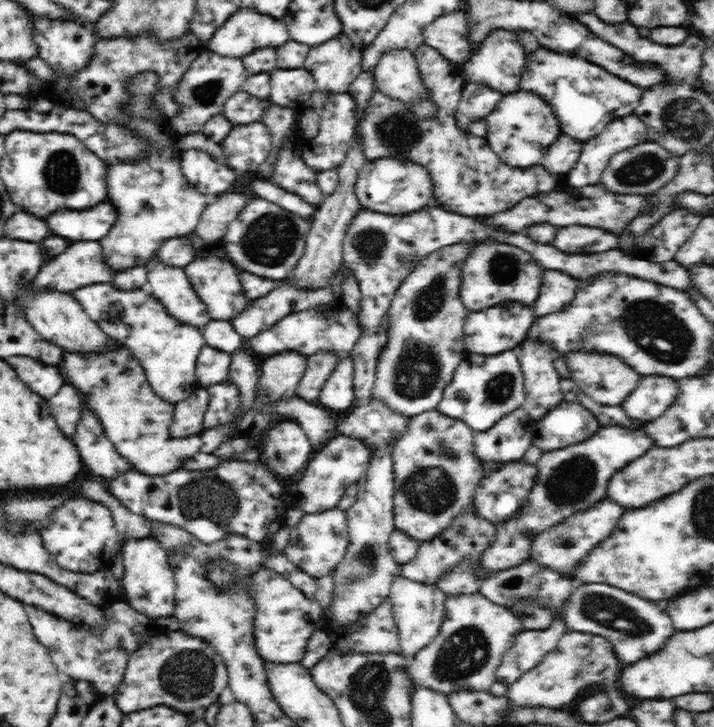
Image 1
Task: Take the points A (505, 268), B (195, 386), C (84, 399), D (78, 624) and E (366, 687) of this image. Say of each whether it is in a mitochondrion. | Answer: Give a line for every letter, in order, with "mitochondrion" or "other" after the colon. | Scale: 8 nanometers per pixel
A: mitochondrion
B: other
C: other
D: other
E: mitochondrion

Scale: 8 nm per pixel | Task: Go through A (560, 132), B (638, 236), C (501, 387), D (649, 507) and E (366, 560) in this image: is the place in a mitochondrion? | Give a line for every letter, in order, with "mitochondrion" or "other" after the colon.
A: other
B: other
C: mitochondrion
D: other
E: mitochondrion

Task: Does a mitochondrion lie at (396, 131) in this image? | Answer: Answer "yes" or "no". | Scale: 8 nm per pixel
yes

